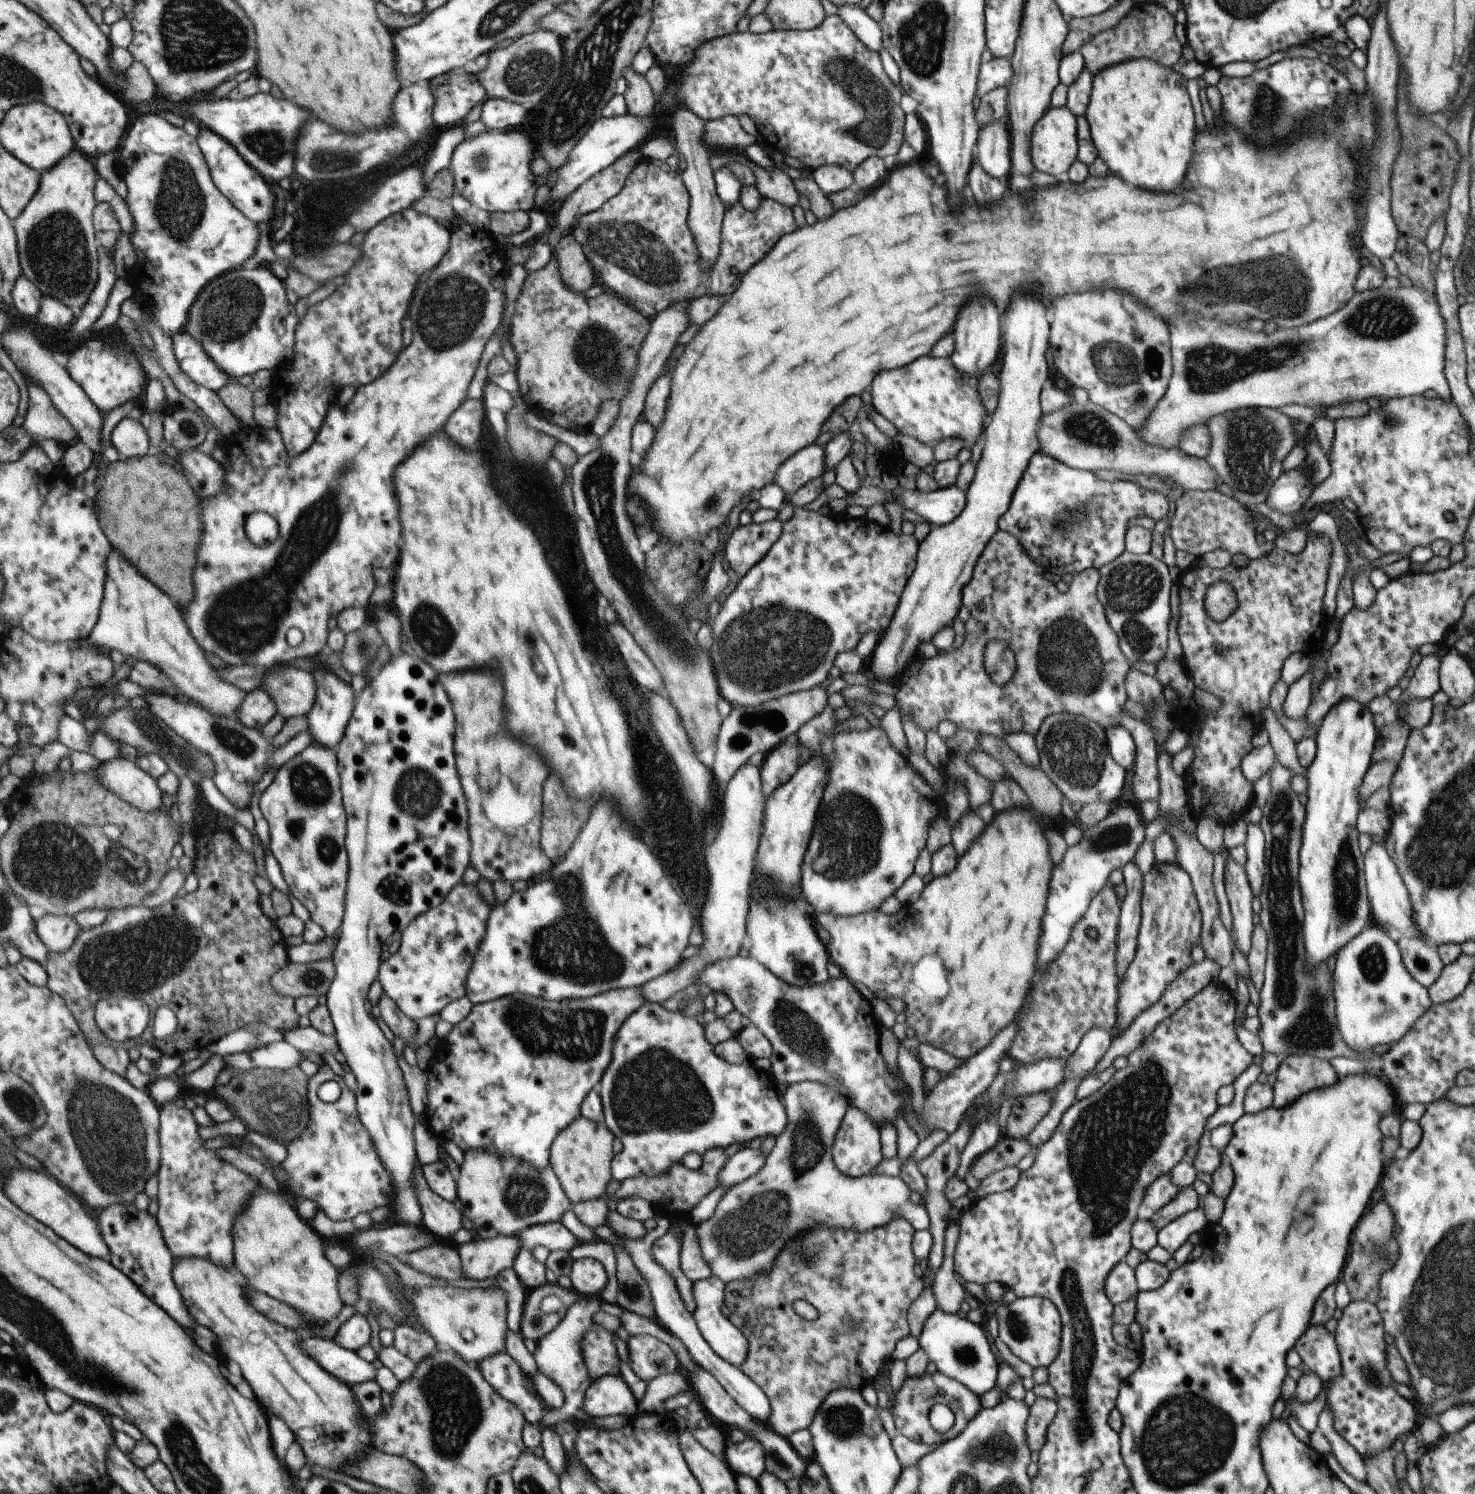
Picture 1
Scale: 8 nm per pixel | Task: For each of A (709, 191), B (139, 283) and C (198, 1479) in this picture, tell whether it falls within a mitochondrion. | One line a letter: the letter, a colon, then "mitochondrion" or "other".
A: other
B: other
C: mitochondrion

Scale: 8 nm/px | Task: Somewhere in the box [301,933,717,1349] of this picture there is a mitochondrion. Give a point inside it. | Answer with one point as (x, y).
(575, 1036)

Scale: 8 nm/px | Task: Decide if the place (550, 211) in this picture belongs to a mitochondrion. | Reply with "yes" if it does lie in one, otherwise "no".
no

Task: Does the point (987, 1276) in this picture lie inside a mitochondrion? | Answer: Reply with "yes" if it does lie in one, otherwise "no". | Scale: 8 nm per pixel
no

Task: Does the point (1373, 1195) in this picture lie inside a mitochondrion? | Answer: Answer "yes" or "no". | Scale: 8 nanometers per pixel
no

